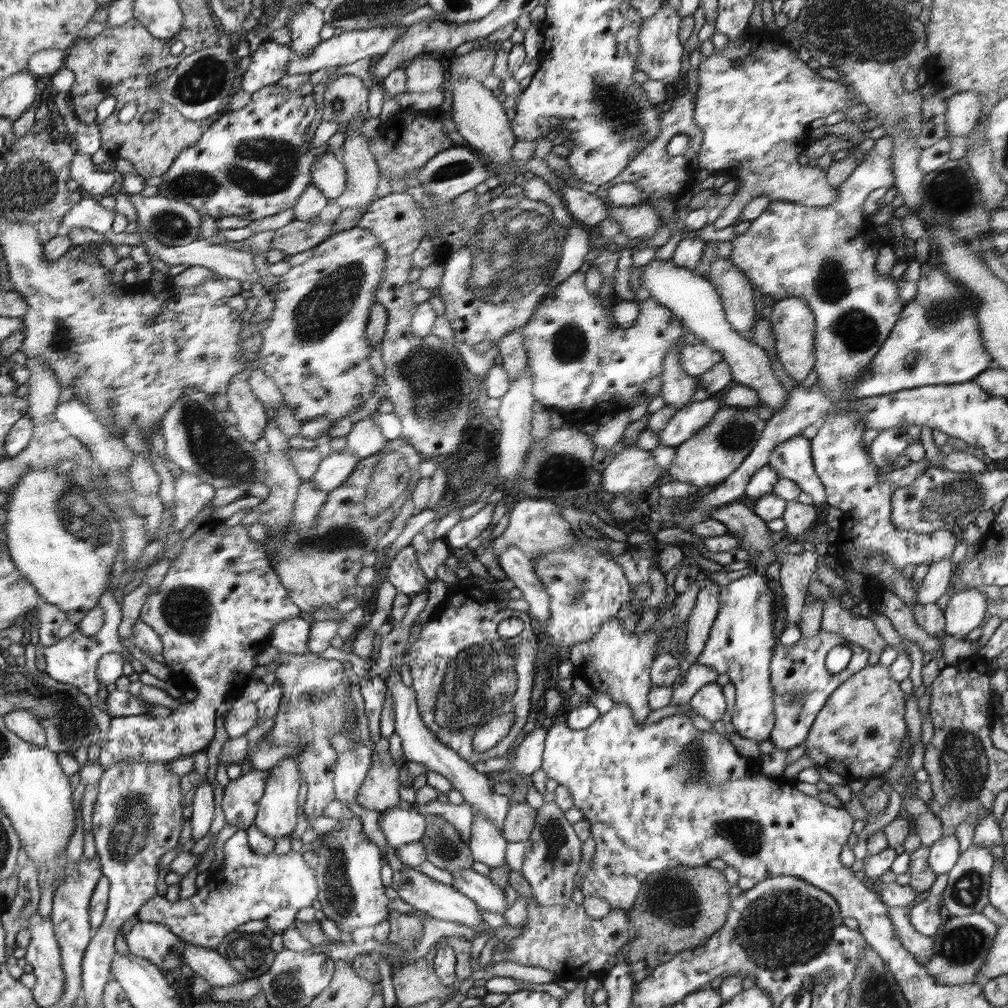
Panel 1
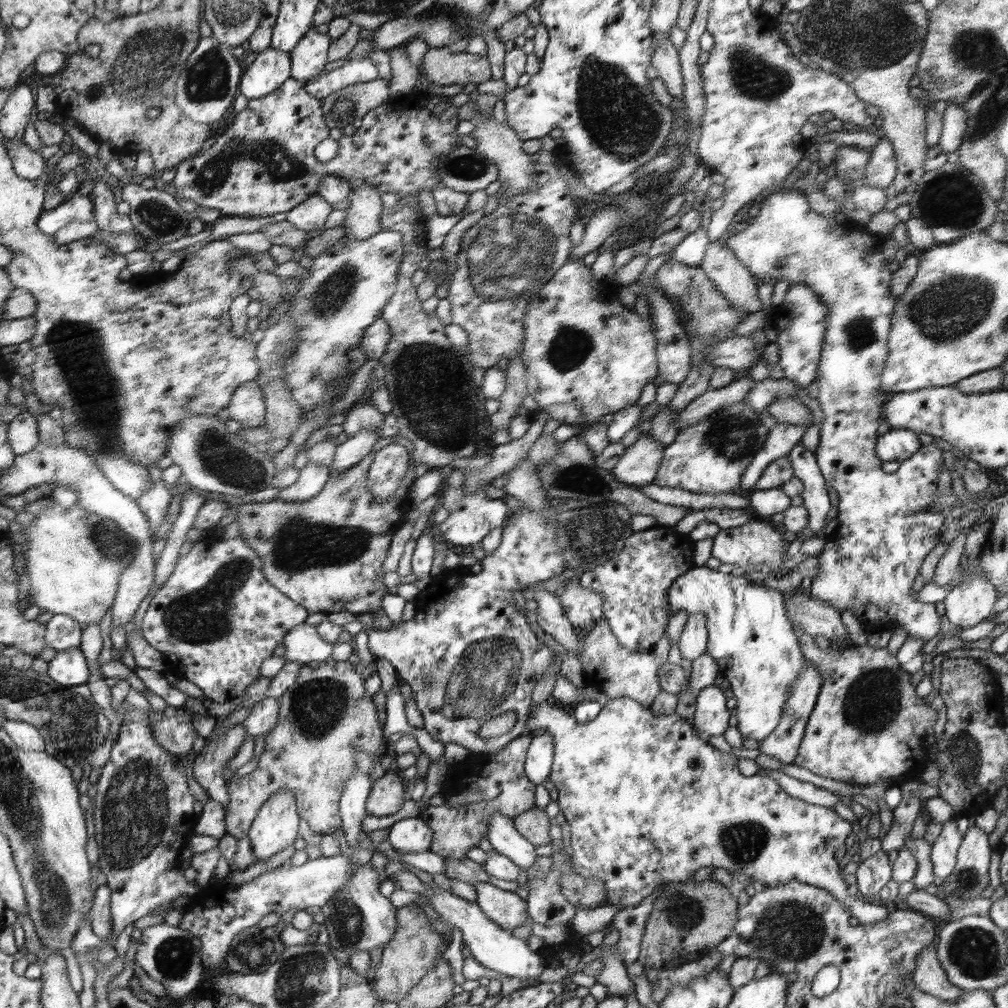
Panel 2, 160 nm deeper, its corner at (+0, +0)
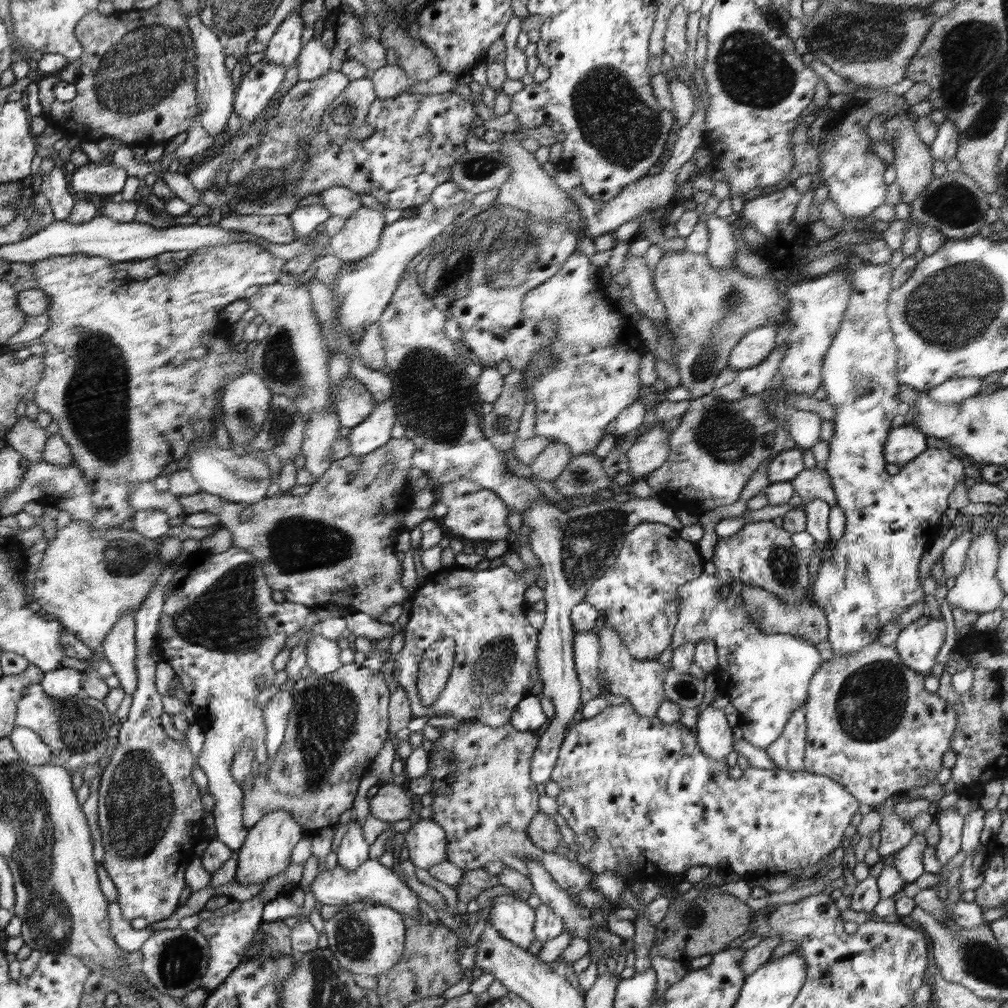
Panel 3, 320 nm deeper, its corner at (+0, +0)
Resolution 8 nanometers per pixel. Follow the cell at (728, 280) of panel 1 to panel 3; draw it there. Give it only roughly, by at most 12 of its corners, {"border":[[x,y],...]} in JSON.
{"border":[[714,213],[700,217],[709,230],[705,255],[721,269],[736,267],[732,224]]}

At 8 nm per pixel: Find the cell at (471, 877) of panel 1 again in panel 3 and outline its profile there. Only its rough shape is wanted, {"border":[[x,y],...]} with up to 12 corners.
{"border":[[494,898],[489,923],[516,946],[537,940],[526,900]]}

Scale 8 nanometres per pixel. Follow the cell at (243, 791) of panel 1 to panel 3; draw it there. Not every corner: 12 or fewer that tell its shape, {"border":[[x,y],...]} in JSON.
{"border":[[346,664],[290,688],[245,828],[289,812],[334,826],[390,743],[382,672]]}

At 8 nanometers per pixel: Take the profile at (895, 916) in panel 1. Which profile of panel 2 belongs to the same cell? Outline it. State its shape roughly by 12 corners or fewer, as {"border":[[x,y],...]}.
{"border":[[929,944],[919,954],[916,989],[944,1002],[958,1002],[964,989],[953,986]]}

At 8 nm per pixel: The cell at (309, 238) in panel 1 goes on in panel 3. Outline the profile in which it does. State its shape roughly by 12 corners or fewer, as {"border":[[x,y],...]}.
{"border":[[223,213],[218,224],[274,244],[296,240],[289,215]]}

